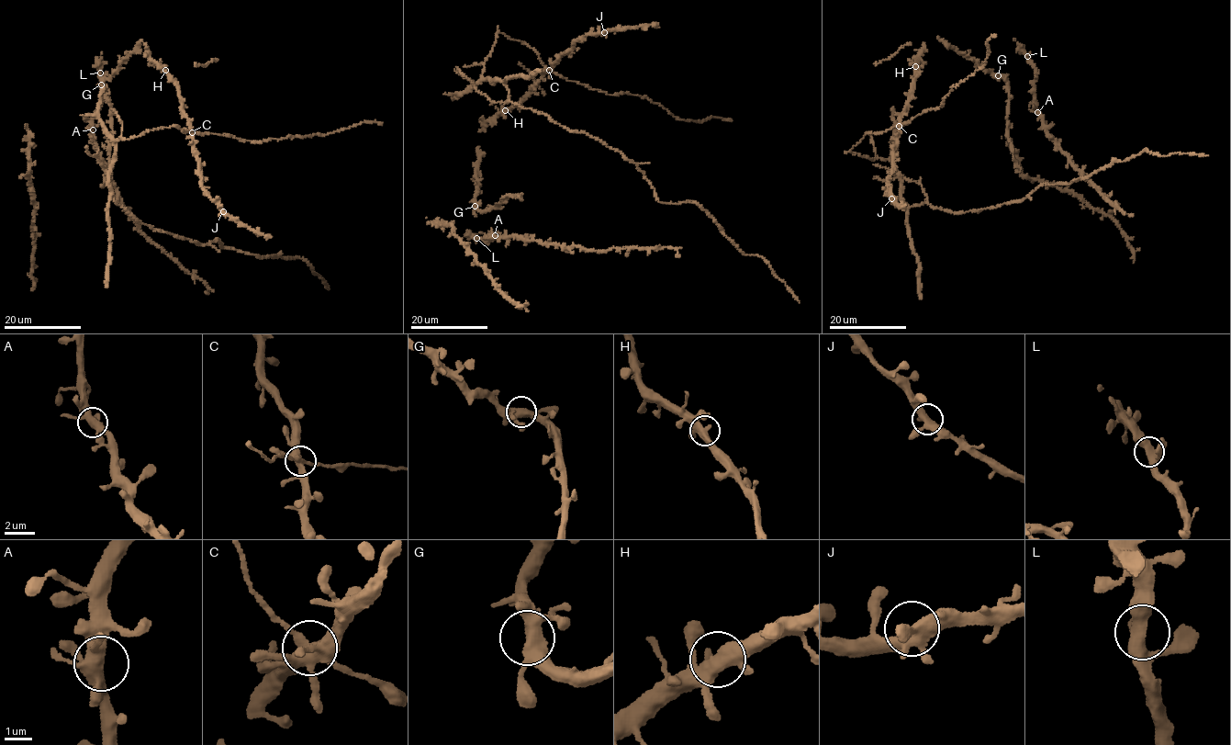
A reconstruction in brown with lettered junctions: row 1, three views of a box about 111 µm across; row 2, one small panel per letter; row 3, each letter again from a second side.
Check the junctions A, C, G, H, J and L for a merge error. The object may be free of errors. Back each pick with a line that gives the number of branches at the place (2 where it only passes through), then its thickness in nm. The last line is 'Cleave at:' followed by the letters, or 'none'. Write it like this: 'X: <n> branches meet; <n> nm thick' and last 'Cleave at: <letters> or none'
Cleave at: none

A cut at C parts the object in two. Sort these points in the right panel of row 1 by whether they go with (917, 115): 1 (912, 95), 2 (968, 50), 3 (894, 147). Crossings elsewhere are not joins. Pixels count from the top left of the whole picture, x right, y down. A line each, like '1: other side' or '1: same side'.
1: other side
2: other side
3: other side

